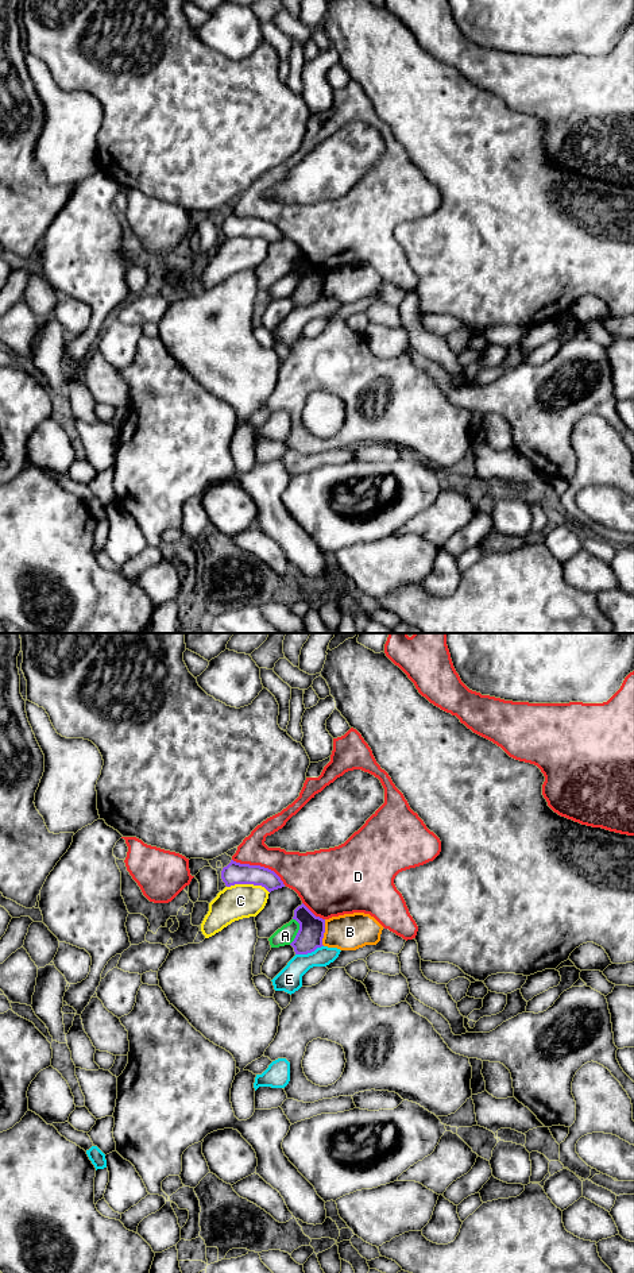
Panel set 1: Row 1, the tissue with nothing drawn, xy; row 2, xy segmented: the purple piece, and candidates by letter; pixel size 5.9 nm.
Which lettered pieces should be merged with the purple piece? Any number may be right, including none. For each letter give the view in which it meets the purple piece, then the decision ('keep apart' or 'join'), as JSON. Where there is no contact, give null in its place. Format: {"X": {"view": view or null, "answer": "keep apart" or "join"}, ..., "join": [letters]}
{"A": {"view": "xy", "answer": "keep apart"}, "B": {"view": "xy", "answer": "keep apart"}, "C": {"view": "xy", "answer": "keep apart"}, "D": {"view": "xy", "answer": "keep apart"}, "E": {"view": "xy", "answer": "keep apart"}, "join": []}

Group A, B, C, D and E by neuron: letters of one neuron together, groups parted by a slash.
A / B / C / D / E

